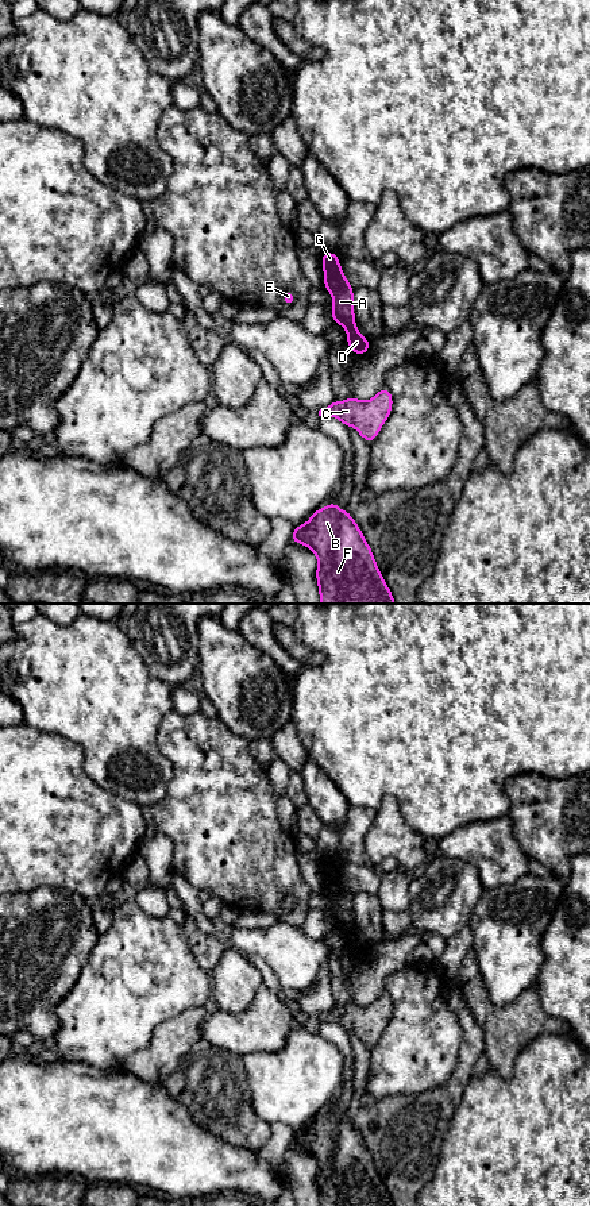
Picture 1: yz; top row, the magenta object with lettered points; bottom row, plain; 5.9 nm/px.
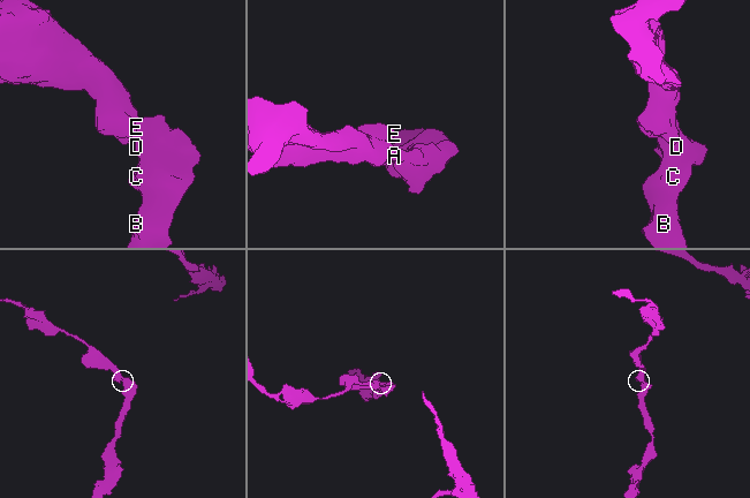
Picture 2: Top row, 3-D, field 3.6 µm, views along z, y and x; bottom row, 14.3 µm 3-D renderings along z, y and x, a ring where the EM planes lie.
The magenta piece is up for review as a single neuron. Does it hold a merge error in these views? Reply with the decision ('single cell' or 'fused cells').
fused cells

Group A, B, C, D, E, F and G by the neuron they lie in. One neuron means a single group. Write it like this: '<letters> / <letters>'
A B C D F / E G

